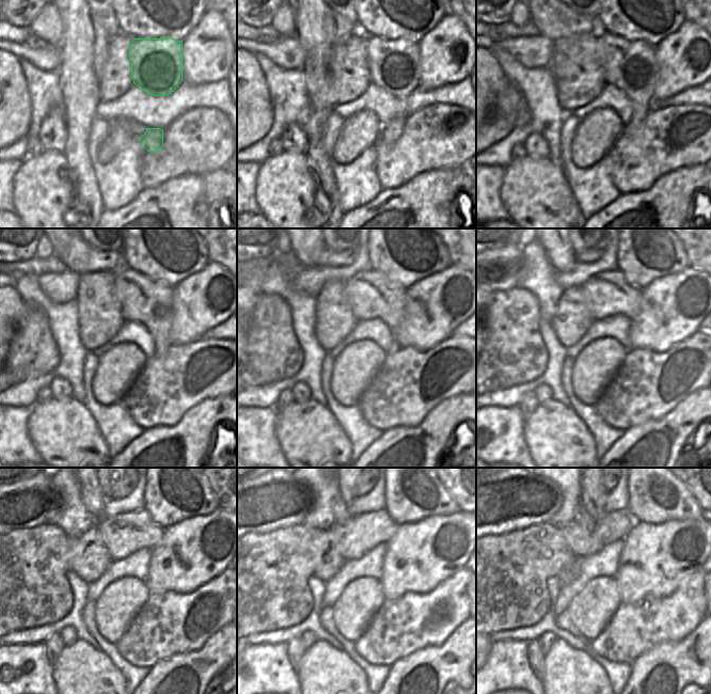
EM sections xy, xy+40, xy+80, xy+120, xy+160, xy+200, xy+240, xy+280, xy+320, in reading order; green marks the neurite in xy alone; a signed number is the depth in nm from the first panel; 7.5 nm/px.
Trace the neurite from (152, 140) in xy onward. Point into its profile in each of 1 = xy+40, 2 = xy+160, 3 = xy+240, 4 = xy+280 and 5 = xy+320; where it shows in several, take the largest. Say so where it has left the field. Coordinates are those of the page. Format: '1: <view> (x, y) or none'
1: xy+40 (390, 133)
2: xy+160 (369, 295)
3: xy+240 (122, 535)
4: xy+280 (351, 539)
5: xy+320 (613, 526)

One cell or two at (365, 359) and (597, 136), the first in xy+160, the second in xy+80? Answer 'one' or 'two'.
one

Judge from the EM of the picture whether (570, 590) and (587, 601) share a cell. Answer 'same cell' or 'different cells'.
different cells

